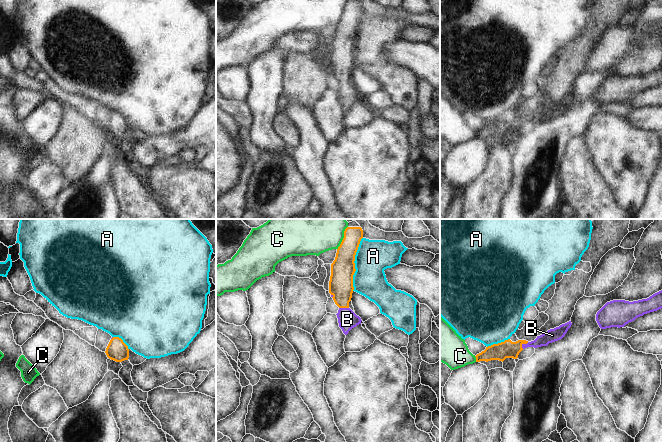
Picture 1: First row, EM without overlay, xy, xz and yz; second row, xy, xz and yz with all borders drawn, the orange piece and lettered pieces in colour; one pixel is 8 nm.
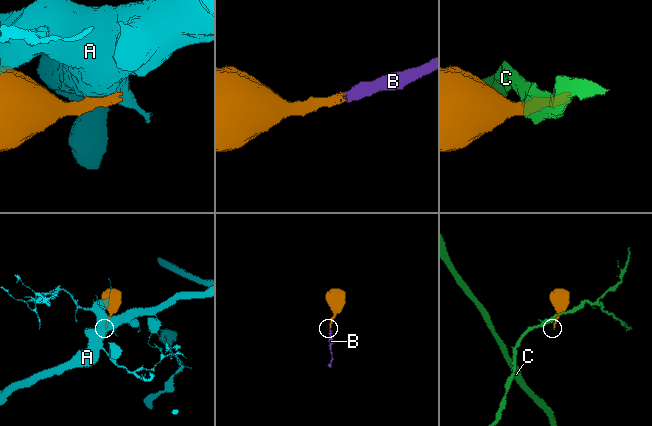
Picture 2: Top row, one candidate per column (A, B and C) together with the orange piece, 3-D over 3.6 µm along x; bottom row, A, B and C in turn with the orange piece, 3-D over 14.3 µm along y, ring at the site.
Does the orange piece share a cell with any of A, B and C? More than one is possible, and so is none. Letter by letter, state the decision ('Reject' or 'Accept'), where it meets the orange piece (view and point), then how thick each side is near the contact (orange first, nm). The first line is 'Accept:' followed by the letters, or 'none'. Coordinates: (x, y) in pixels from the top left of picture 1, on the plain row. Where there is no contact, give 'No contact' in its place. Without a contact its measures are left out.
Accept: B
A: Reject. Touches orange at xz (354, 40). Thickness 190 nm (orange) against 280 nm
B: Accept. Touches orange at yz (524, 119). Thickness 140 nm (orange) against 110 nm
C: Reject. Touches orange at xz (343, 14). Thickness 190 nm (orange) against 260 nm.

